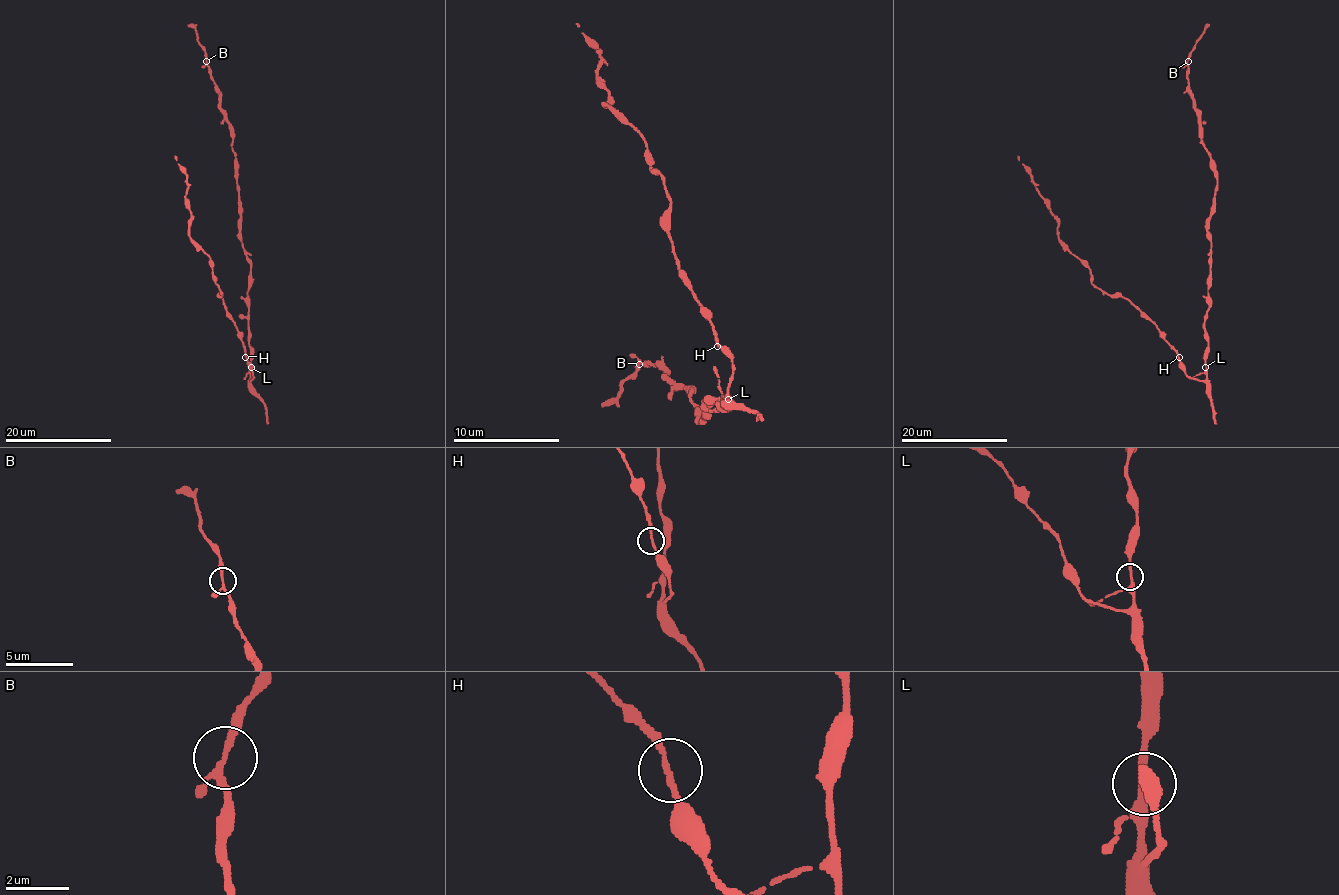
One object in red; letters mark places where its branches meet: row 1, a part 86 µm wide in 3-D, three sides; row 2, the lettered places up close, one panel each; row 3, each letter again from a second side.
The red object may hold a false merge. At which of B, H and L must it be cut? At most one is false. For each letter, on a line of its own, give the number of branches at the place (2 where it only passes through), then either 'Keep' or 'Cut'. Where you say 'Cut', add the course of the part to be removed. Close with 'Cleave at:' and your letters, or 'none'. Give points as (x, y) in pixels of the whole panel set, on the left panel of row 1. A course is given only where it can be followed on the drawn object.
B: Branches: 3. Keep
H: Branches: 2. Keep
L: Branches: 3. Keep
Cleave at: none

